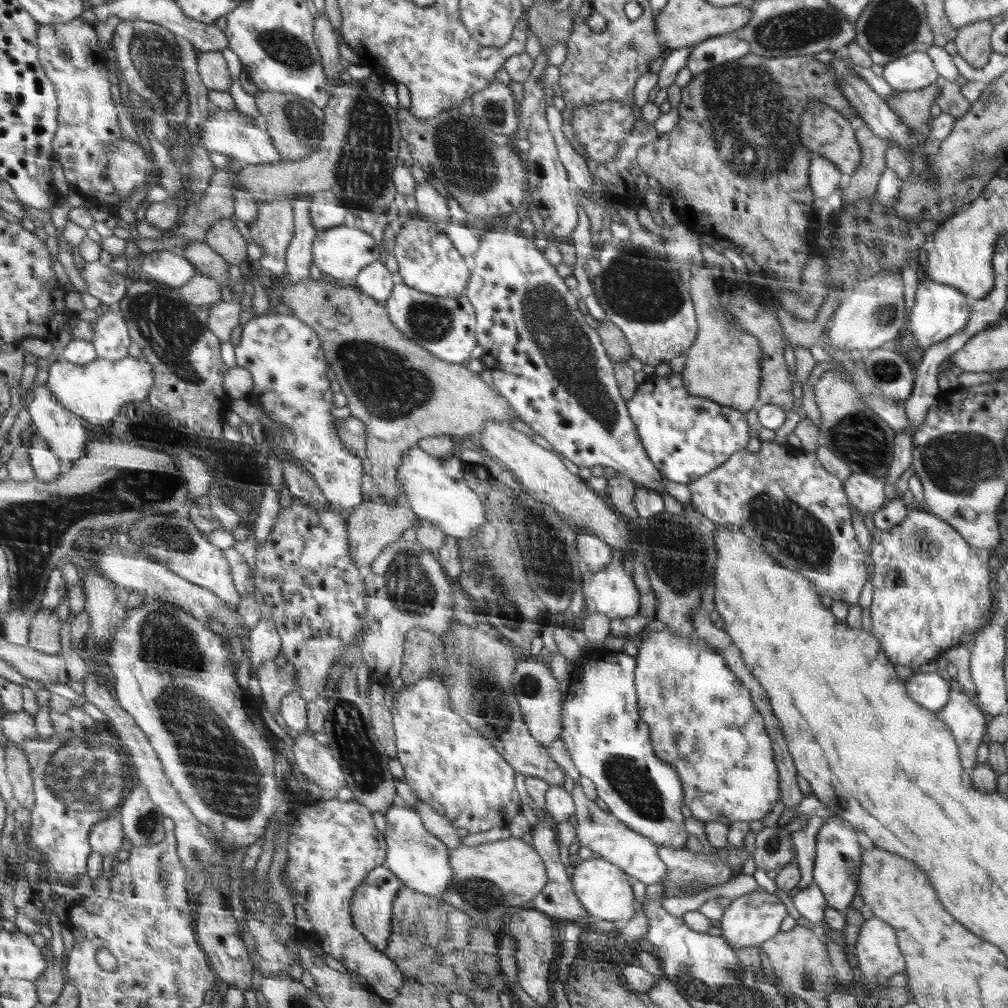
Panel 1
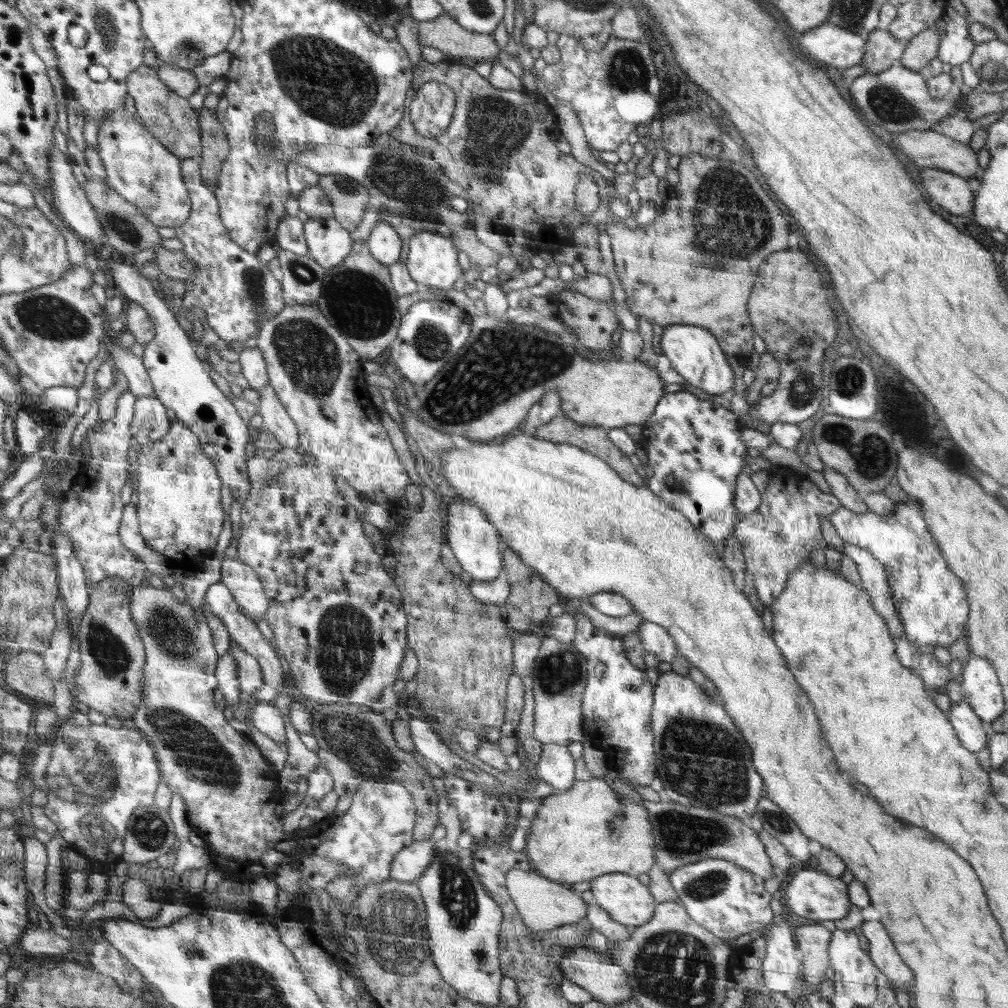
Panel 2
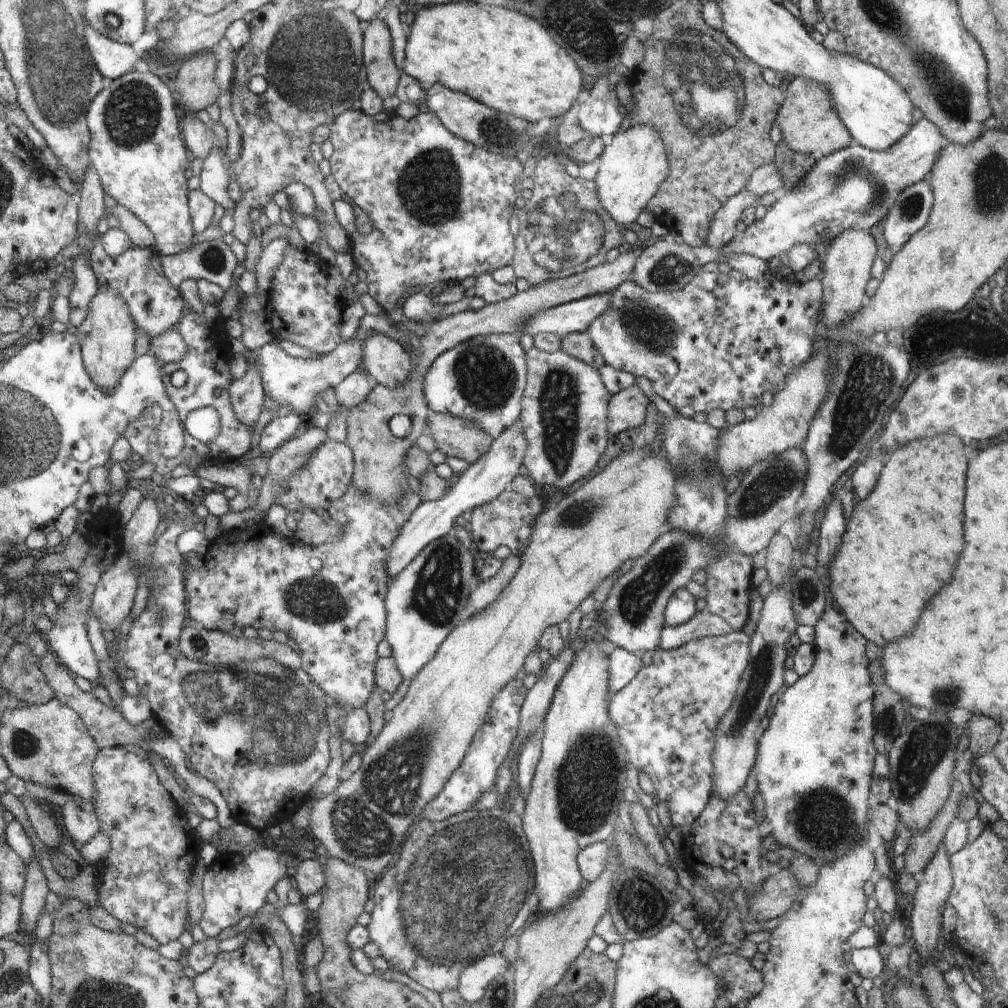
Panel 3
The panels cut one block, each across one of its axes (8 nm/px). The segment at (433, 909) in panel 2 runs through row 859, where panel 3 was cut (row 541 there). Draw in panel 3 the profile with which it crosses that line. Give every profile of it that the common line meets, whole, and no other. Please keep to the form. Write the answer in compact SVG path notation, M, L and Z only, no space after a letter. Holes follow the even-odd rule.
M451 531L423 548L423 551L392 580L392 584L387 584L385 639L392 647L392 654L402 681L414 679L414 676L434 659L434 654L438 654L447 636L467 619L464 618L464 610L470 600L468 580L472 572L474 572L474 564L470 550Z

